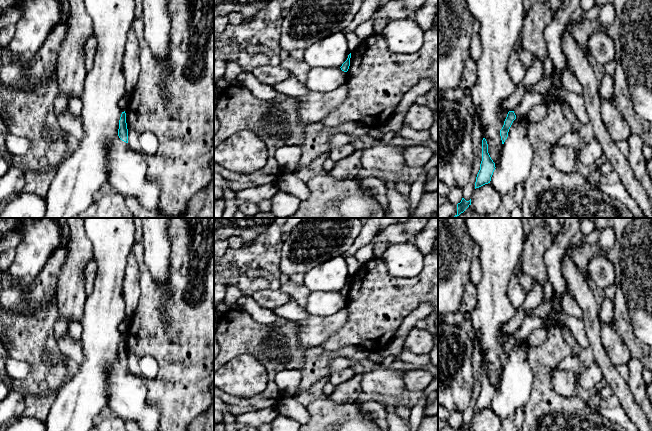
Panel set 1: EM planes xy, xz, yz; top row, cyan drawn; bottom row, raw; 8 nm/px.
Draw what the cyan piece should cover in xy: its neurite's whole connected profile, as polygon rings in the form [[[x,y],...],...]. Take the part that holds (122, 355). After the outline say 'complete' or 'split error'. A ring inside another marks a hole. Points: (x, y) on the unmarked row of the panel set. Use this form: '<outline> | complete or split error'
[[[127,320],[122,321],[118,326],[118,330],[122,335],[122,338],[119,344],[118,360],[122,365],[126,367],[128,367],[128,353],[127,353],[126,337],[125,337],[127,333],[127,328],[128,328]]] | split error

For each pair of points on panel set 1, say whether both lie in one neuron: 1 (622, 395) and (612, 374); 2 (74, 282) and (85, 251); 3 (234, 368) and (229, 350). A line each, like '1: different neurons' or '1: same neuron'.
1: same neuron
2: same neuron
3: different neurons

